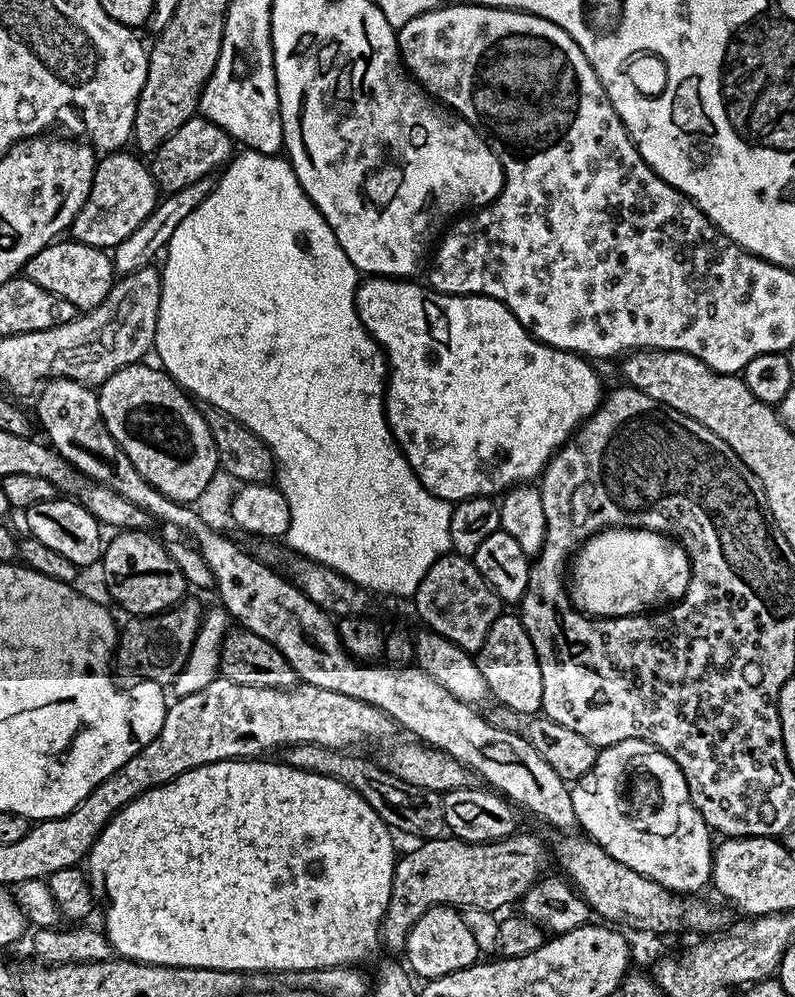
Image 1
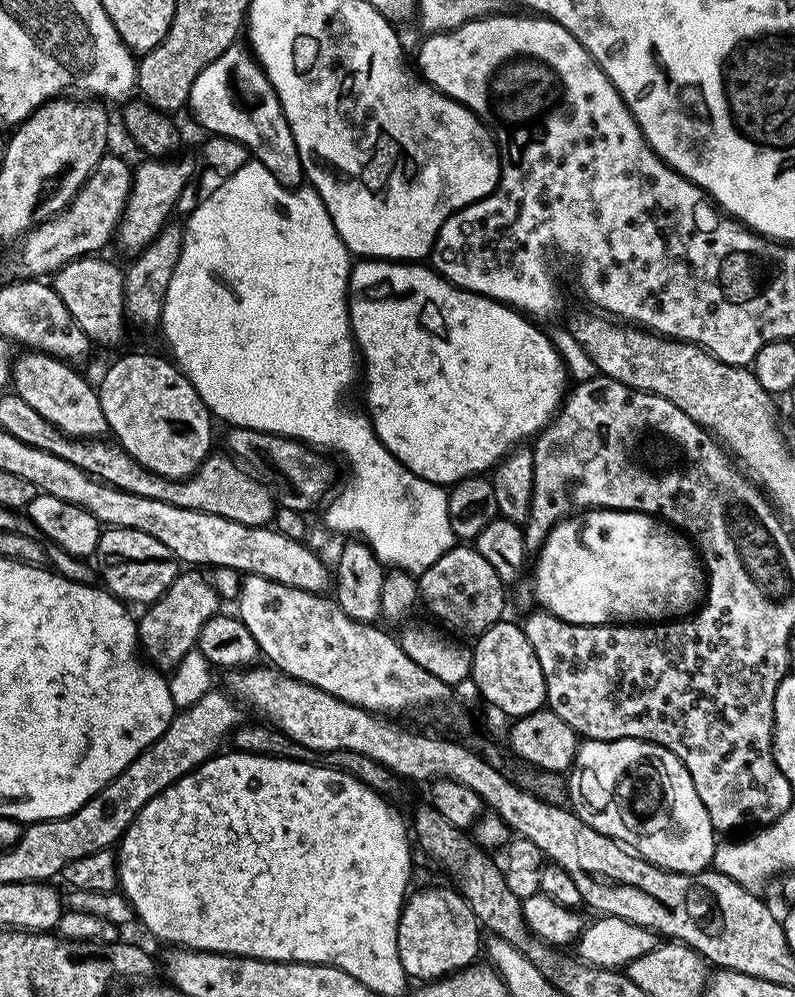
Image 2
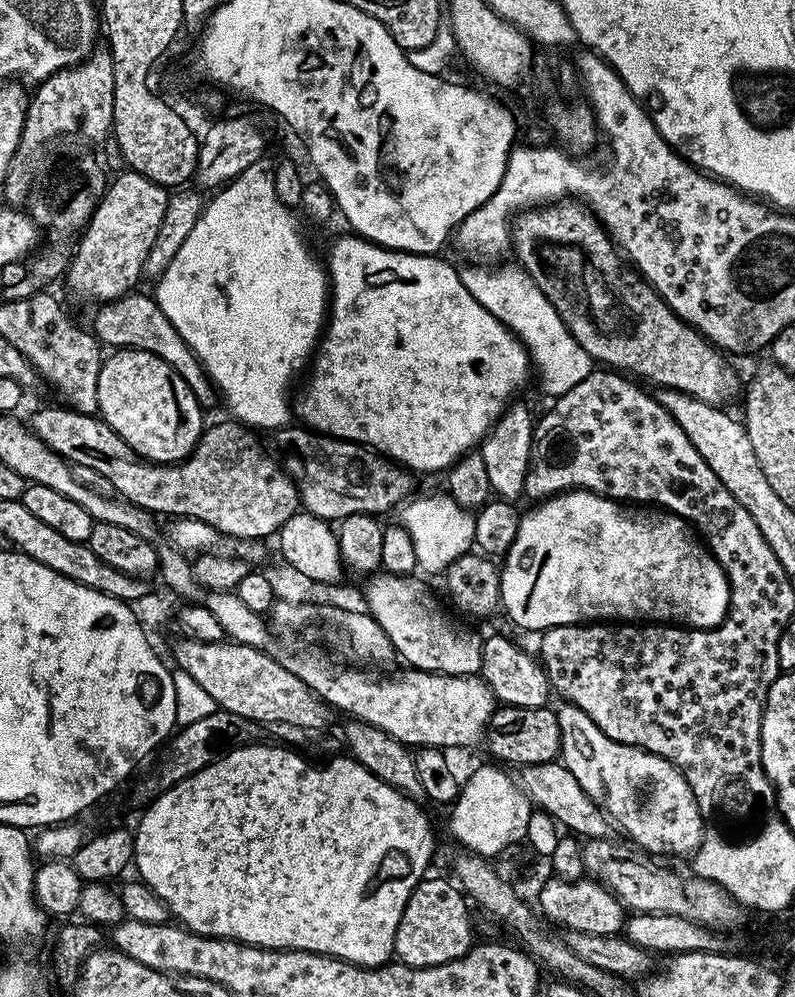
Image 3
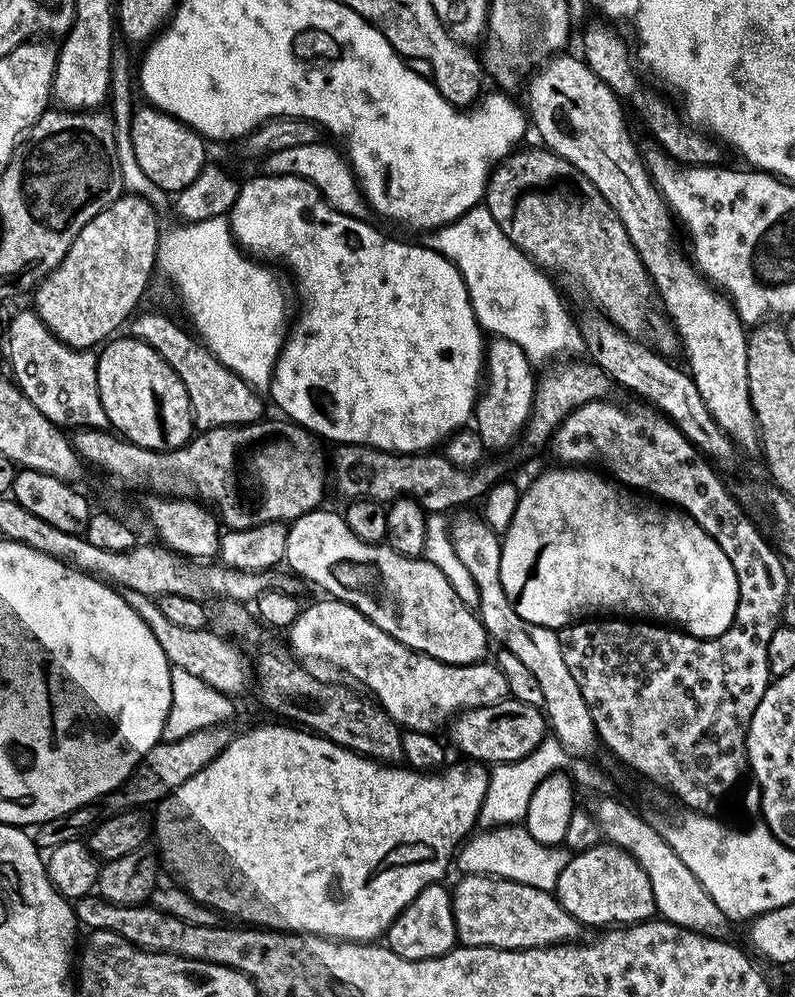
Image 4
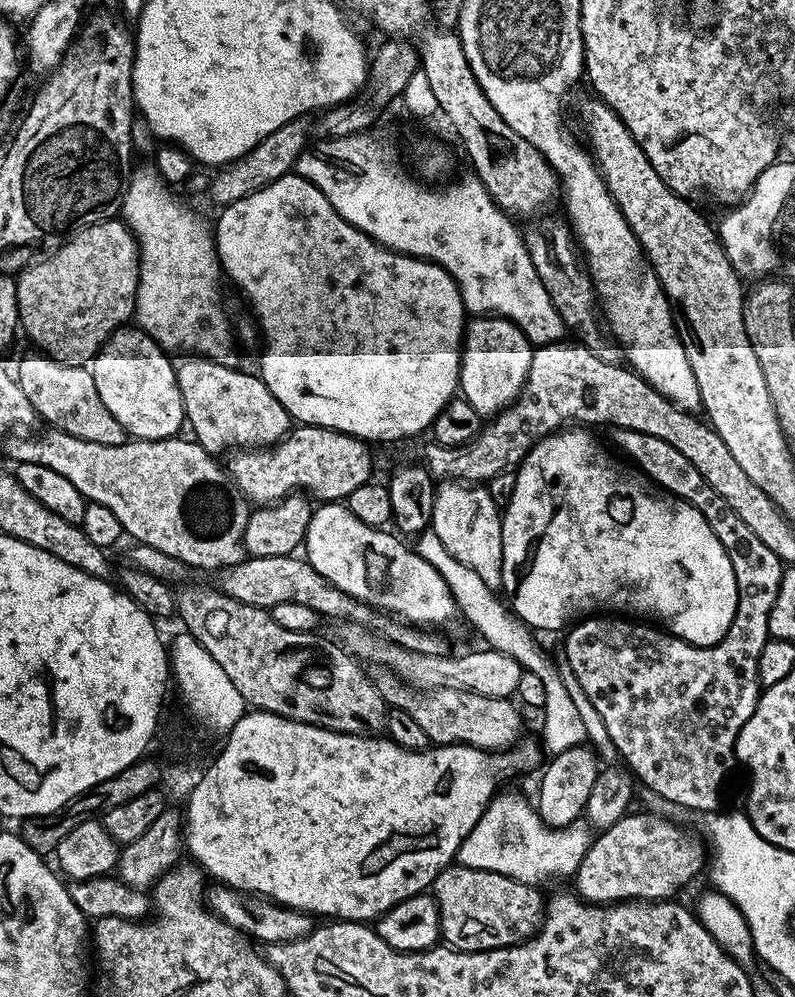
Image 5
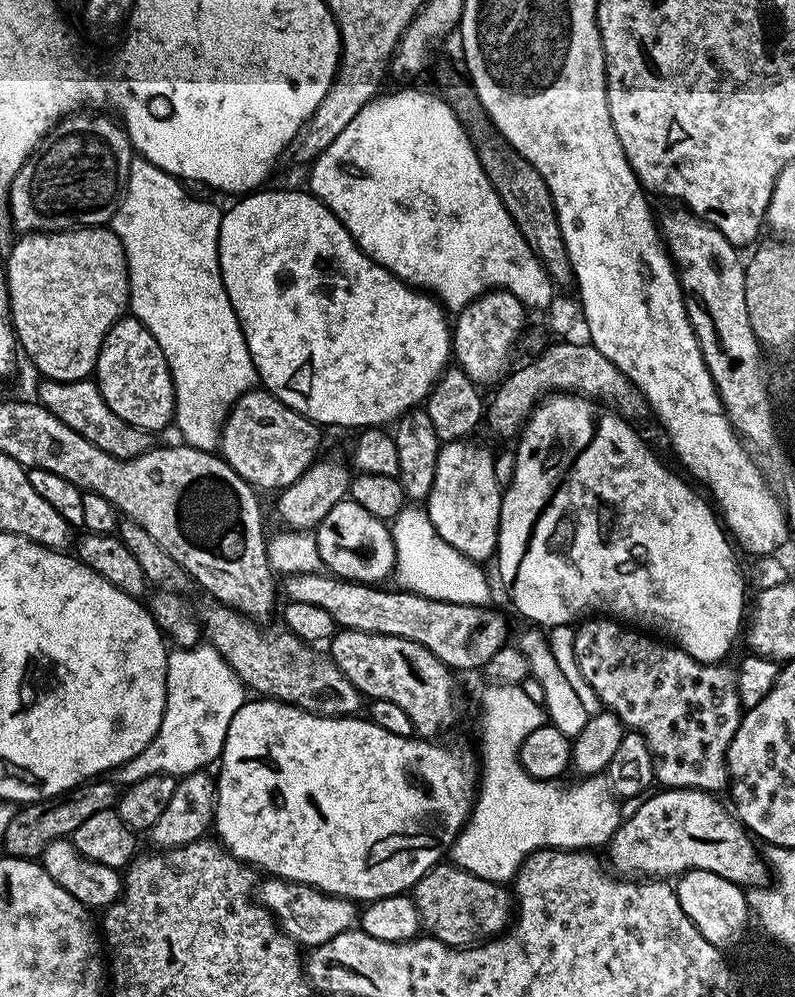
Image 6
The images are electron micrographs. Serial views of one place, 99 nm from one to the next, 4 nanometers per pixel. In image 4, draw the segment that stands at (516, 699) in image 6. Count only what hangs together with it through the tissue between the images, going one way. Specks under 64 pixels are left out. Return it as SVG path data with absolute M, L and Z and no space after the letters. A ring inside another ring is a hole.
M519 823L502 824L478 833L478 836L473 835L459 849L458 864L460 860L461 873L470 876L500 876L504 880L522 882L526 886L555 893L558 874L566 870L566 862L570 855L567 847L548 847L538 842L538 839Z

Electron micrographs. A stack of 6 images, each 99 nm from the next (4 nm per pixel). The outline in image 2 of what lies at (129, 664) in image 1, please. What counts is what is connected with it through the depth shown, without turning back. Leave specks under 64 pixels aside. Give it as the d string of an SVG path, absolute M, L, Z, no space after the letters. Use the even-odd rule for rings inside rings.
M184 570L174 578L174 582L157 600L147 605L138 616L136 639L143 659L157 670L175 670L186 658L188 652L196 648L196 639L211 616L221 611L222 601L200 570Z

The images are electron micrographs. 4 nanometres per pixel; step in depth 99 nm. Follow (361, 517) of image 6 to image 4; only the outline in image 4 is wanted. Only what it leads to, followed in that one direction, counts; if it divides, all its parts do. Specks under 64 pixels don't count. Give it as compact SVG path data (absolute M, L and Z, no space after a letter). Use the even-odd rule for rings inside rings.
M324 511L307 512L287 525L284 558L287 567L292 567L291 571L301 581L304 579L317 584L324 591L321 593L327 594L333 600L341 600L354 606L359 612L366 614L366 618L370 618L374 626L386 630L390 638L402 642L402 646L426 654L430 658L438 658L438 662L478 664L487 657L484 655L488 652L490 637L482 626L479 615L469 605L464 604L462 598L458 598L454 586L450 586L450 582L444 579L438 566L431 564L427 558L404 556L390 548L387 543L366 542L358 538L358 534L350 530L350 526L346 526L339 511Z

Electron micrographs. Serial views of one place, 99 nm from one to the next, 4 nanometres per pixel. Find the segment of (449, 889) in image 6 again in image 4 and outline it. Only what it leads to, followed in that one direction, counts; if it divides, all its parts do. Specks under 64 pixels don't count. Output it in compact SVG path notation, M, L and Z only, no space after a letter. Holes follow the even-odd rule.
M500 876L459 877L456 888L451 889L452 909L457 941L465 948L552 948L555 944L571 944L579 941L586 932L585 925L579 924L566 909L557 902L555 895L522 882L504 880Z

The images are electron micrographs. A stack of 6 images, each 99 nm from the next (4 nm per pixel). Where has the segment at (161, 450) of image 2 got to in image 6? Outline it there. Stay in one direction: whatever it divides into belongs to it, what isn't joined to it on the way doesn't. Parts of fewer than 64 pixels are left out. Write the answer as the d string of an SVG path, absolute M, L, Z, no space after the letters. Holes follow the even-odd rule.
M121 318L104 335L100 353L96 359L94 383L100 388L102 398L126 422L138 426L144 432L155 434L171 425L176 411L176 395L172 389L172 375L166 358L154 342L150 330L135 318Z

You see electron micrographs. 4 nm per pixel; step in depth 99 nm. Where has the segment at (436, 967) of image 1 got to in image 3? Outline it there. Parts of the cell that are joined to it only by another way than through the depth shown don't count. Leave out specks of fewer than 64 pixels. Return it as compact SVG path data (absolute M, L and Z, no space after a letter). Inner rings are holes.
M425 878L410 894L394 938L394 956L399 963L415 968L442 966L460 960L474 947L469 901L465 893L449 880Z

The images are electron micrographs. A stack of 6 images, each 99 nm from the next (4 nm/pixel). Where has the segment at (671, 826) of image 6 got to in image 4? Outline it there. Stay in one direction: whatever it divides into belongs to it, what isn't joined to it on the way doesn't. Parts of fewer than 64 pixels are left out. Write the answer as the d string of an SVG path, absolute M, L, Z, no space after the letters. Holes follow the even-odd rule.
M601 842L585 852L577 852L569 855L566 862L566 870L558 874L555 898L579 924L591 926L596 930L604 930L609 926L627 926L641 924L643 920L653 919L657 915L654 902L654 890L650 888L650 878L646 876L646 870L638 866L636 859L626 850L622 850L616 844Z

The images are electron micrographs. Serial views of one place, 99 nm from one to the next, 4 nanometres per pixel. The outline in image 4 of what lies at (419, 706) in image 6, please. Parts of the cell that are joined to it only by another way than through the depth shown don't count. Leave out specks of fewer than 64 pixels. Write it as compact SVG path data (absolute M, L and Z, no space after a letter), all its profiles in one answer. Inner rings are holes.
M505 698L490 706L468 708L451 721L451 728L452 744L464 755L461 757L493 766L514 763L531 754L546 739L546 716L540 708Z

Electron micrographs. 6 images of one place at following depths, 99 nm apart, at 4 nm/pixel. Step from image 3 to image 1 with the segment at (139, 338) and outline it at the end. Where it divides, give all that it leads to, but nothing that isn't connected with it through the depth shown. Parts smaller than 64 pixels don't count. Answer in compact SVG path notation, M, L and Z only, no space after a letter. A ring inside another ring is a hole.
M71 238L57 239L38 250L38 254L26 262L23 275L30 282L42 286L42 290L70 302L80 312L98 307L114 283L111 255L103 248L86 246Z

